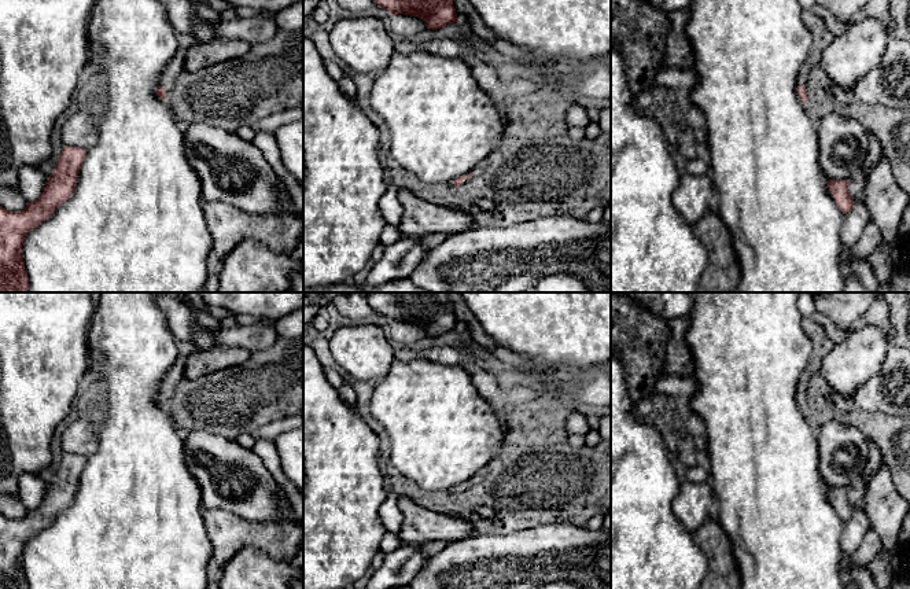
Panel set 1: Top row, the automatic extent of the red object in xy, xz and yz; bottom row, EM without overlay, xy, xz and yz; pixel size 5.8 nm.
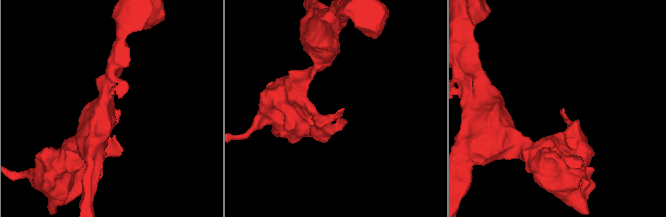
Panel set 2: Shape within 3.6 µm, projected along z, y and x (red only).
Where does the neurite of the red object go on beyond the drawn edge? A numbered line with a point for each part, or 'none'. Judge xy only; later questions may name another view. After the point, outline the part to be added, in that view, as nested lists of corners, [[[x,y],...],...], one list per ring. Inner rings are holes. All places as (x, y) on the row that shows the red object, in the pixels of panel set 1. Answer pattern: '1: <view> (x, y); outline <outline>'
1: xy (176, 65); outline [[[176,30],[176,38],[177,38],[177,51],[174,56],[169,60],[163,71],[161,73],[161,81],[167,92],[177,76],[185,69],[185,56],[187,51],[198,43],[194,34],[185,34]]]

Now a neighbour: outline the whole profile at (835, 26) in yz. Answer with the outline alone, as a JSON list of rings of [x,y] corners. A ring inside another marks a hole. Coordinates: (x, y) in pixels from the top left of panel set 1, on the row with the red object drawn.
[[[815,4],[811,8],[811,11],[813,11],[814,15],[819,16],[825,22],[828,30],[835,37],[843,34],[848,27],[847,23],[839,21],[828,8],[825,8],[825,7],[819,5],[819,4]]]

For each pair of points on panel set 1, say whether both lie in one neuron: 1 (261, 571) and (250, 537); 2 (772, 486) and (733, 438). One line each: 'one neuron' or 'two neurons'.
1: two neurons
2: one neuron

